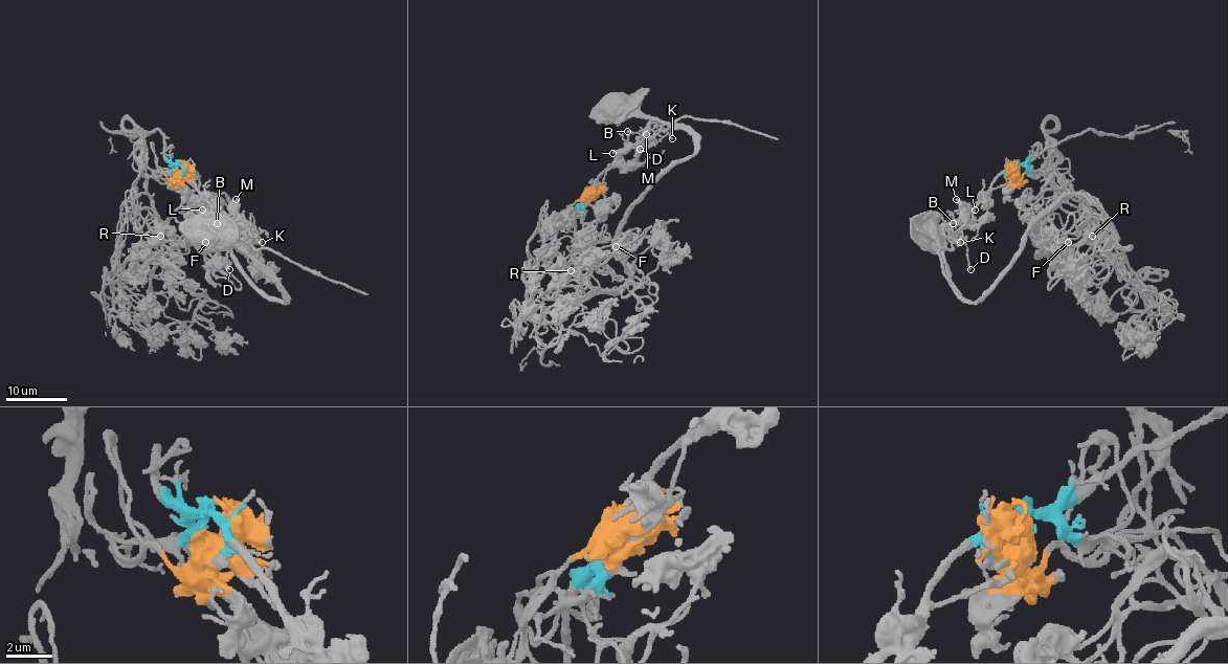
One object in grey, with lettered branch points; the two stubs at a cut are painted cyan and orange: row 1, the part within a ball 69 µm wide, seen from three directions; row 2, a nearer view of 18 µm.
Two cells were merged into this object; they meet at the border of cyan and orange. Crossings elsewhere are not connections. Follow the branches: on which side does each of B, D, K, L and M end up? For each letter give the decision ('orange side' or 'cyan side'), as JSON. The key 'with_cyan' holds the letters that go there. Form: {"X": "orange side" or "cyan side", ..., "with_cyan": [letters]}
{"B": "cyan side", "D": "cyan side", "K": "cyan side", "L": "cyan side", "M": "cyan side", "with_cyan": ["B", "D", "K", "L", "M"]}

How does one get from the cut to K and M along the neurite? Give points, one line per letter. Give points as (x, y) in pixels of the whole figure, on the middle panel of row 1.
K: (587, 195), (608, 167), (659, 123), (667, 123), (673, 138)
M: (587, 195), (628, 147), (648, 138), (647, 133)

